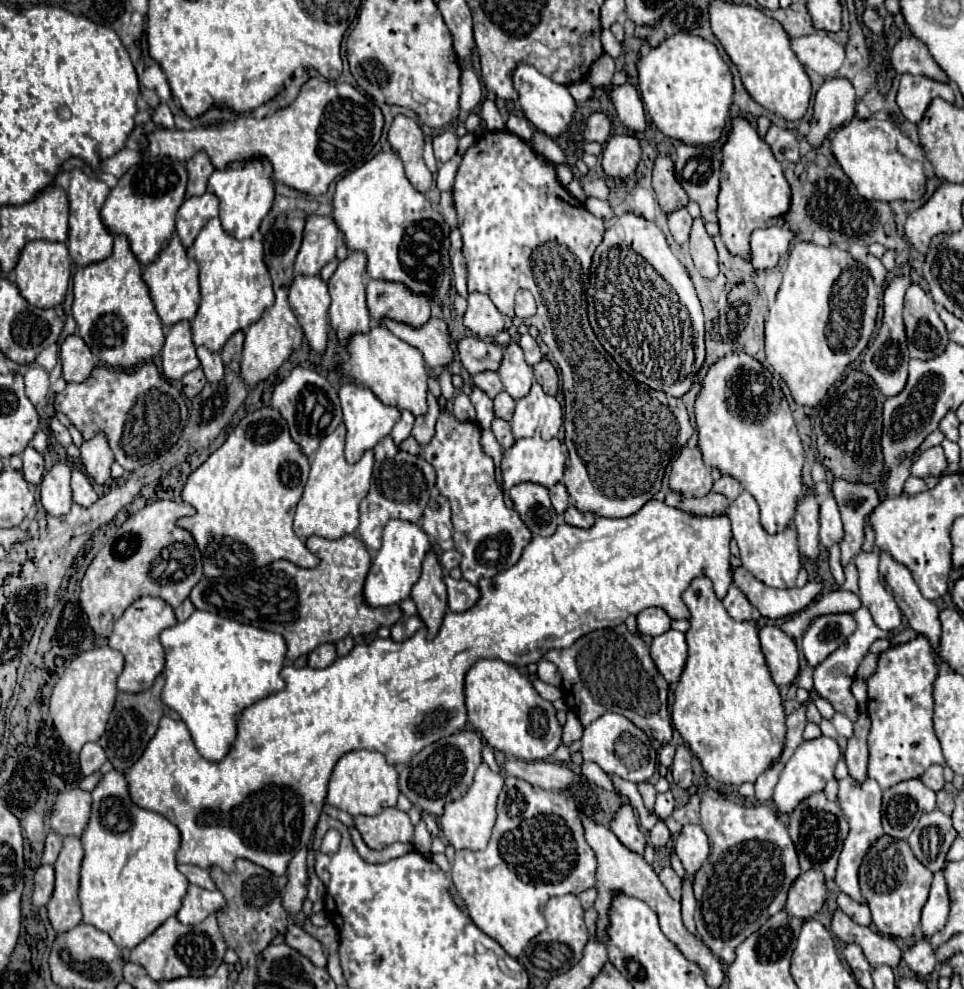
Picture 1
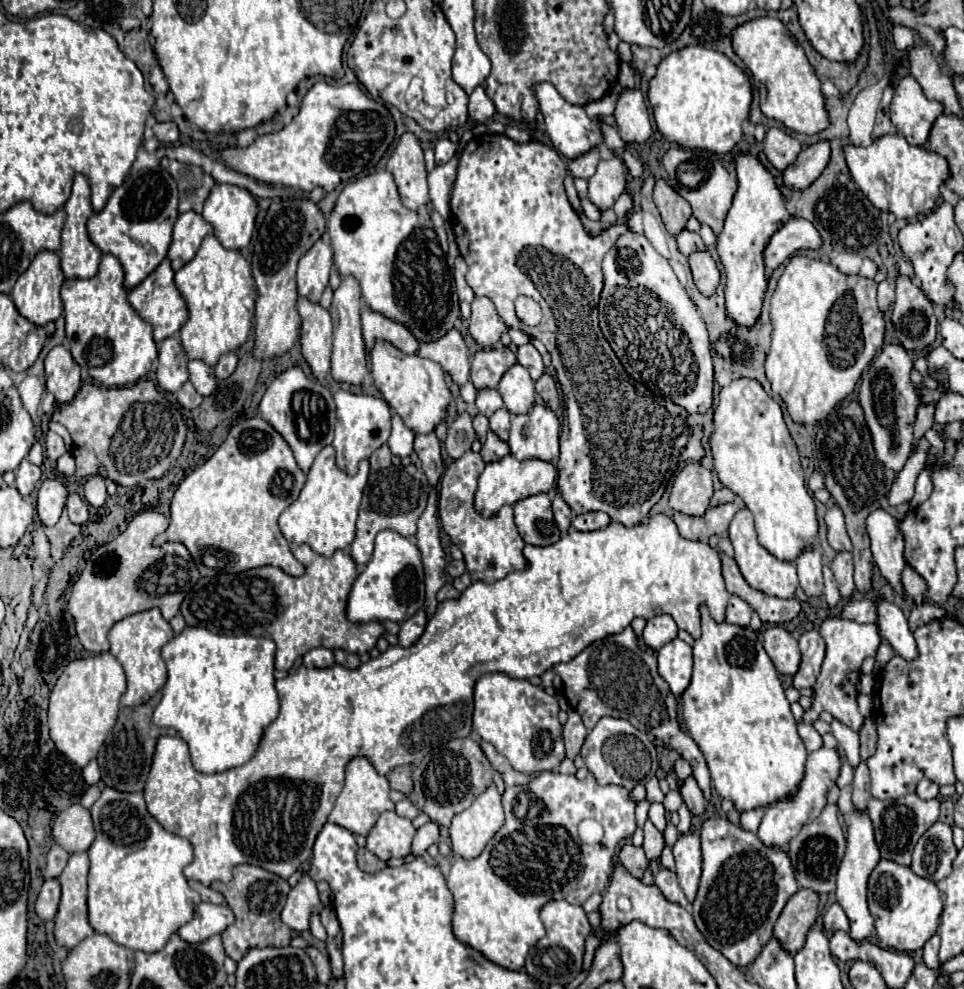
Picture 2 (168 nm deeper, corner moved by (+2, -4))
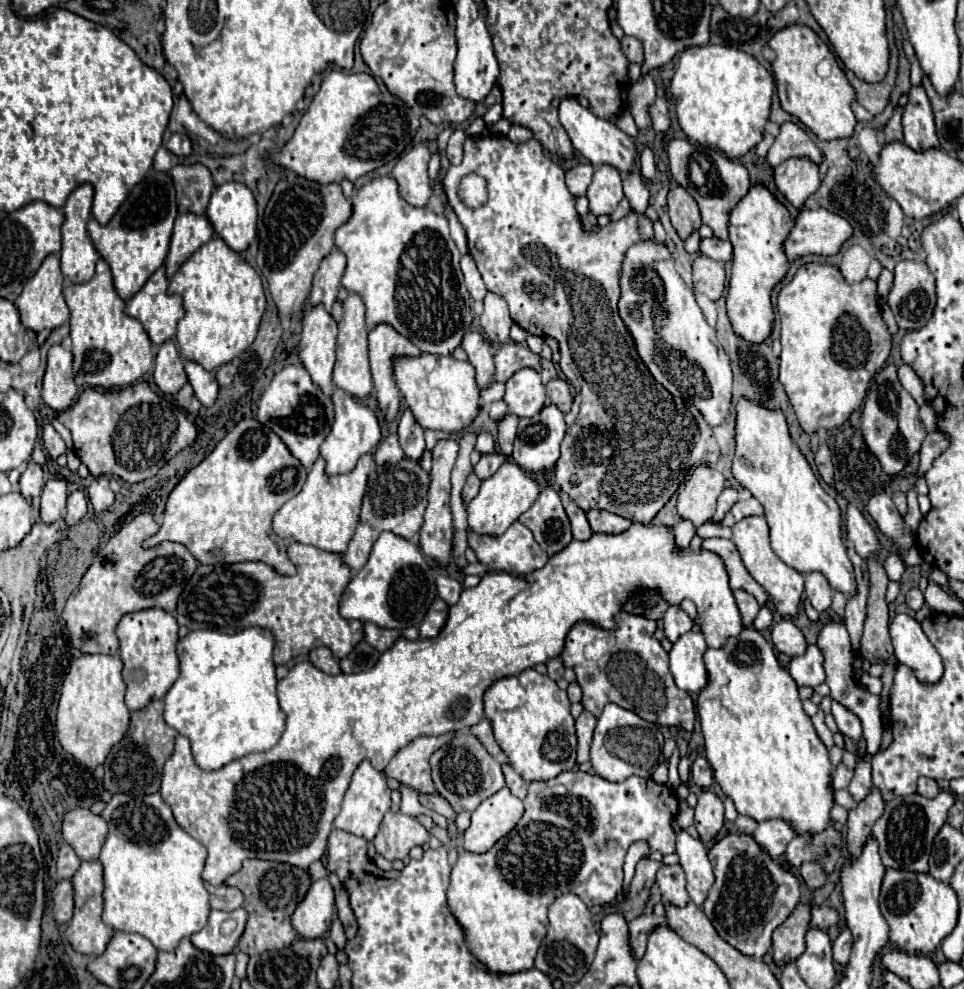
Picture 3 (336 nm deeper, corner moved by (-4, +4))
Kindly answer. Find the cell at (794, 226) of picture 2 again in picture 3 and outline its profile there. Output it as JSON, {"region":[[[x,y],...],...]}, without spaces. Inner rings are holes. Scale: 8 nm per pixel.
{"region":[[[803,208],[783,248],[789,262],[807,254],[831,256],[839,252],[841,244],[851,236],[851,232],[853,232],[851,224],[837,214],[825,208],[817,210]]]}

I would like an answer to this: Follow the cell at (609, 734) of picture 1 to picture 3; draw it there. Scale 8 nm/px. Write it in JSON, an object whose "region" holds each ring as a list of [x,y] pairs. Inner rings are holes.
{"region":[[[607,704],[597,720],[593,744],[591,744],[591,764],[595,772],[609,782],[623,782],[629,776],[649,778],[653,768],[659,766],[663,752],[663,736],[655,724],[645,722],[635,712],[629,712],[617,704]]]}

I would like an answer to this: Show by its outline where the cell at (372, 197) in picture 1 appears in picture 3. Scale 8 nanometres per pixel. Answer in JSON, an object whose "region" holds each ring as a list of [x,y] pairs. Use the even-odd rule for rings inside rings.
{"region":[[[379,176],[359,188],[353,198],[351,218],[335,232],[335,244],[347,256],[347,268],[341,284],[363,296],[369,328],[381,322],[391,324],[399,334],[407,336],[421,352],[427,354],[451,354],[461,344],[463,334],[471,326],[473,312],[471,296],[461,282],[461,252],[449,236],[449,222],[445,216],[407,204],[399,196],[397,180],[391,176]]]}

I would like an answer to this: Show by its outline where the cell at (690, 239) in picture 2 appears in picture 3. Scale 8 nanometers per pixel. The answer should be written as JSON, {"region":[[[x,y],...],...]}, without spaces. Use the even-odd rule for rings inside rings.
{"region":[[[701,238],[699,252],[713,258],[713,260],[731,260],[731,244],[719,238]]]}

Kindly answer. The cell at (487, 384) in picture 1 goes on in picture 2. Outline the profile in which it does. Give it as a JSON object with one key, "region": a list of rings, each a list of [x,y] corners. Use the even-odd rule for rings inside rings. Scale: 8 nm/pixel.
{"region":[[[479,390],[475,406],[479,408],[479,412],[483,416],[489,418],[495,410],[499,410],[503,406],[503,400],[501,400],[501,394],[497,390]]]}

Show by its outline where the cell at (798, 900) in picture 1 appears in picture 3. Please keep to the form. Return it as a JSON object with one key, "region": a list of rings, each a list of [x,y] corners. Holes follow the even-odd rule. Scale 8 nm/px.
{"region":[[[799,902],[791,916],[773,932],[773,958],[777,966],[797,960],[805,952],[805,934],[811,924],[811,904]]]}

